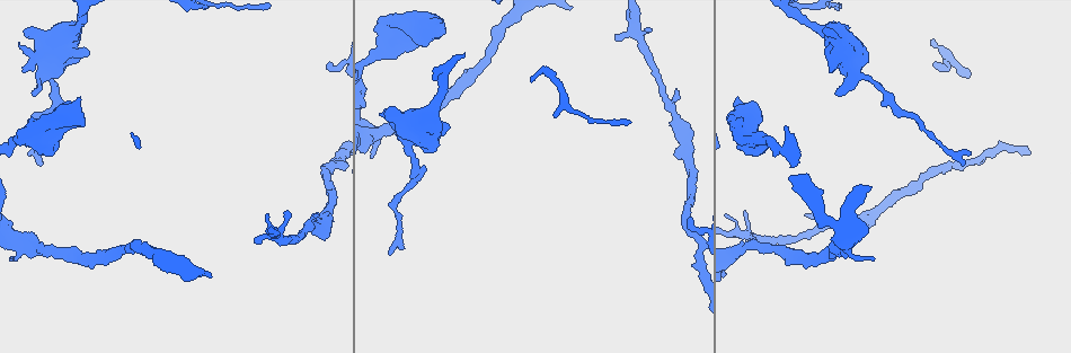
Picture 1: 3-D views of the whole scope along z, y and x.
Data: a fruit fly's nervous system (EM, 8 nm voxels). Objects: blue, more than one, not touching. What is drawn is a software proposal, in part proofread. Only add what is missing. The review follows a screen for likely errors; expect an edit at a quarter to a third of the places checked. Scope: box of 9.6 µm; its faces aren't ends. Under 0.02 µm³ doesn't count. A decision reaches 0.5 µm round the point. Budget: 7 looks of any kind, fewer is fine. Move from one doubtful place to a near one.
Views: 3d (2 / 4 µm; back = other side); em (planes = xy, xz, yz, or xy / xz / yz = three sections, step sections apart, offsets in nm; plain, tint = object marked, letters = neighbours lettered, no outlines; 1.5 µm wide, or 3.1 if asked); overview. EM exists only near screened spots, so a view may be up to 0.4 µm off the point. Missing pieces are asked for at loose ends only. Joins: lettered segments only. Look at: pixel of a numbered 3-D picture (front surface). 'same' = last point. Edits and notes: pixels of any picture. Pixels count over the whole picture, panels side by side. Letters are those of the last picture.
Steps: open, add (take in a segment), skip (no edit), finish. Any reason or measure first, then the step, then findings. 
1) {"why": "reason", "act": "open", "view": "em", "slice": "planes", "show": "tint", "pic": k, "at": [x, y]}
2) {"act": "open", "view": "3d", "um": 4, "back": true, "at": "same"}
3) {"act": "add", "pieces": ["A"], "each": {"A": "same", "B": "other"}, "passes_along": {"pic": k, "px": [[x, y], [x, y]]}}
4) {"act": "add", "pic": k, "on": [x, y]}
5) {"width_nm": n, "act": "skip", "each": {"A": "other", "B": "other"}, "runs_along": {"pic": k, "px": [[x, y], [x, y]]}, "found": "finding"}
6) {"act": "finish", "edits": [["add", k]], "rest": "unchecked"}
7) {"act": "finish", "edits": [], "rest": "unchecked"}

{"why": "an open end", "act": "open", "view": "em", "slice": "xy", "step": 4, "show": "tint", "pic": 1, "at": [289, 211]}

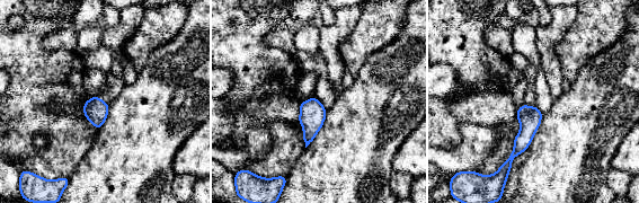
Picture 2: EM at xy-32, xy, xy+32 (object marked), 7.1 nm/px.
{"why": "another direction", "act": "open", "view": "em", "slice": "planes", "show": "letters", "at": "same"}

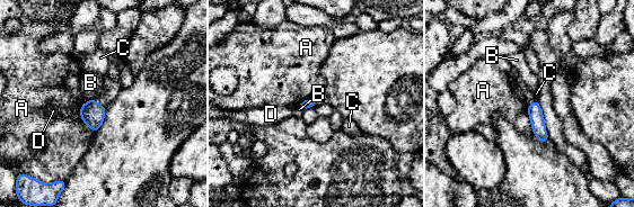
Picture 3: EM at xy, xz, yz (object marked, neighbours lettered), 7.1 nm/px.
{"act": "skip", "each": {"A": "other", "B": "other", "C": "other", "D": "other"}, "border": {"pic": 3, "px": [[317, 105], [314, 108]]}, "found": "none of them fits"}

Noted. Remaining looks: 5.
{"why": "branch stops here", "act": "open", "view": "em", "slice": "planes", "show": "letters", "pic": 1, "at": [26, 129]}

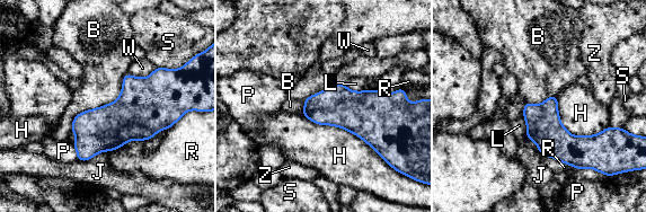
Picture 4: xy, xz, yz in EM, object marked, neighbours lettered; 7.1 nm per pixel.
{"longest_contact_nm": ["H", 700], "act": "skip", "each": {"B": "other", "H": "other", "J": "other", "L": "other", "P": "other", "R": "other", "S": "other", "W": "other", "Z": "other"}, "border": {"pic": 4, "px": [[126, 72], [71, 131]]}, "found": "none of them fits"}

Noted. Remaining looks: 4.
{"why": "an open end", "act": "open", "view": "3d", "um": 4, "pic": 1, "at": [402, 248]}

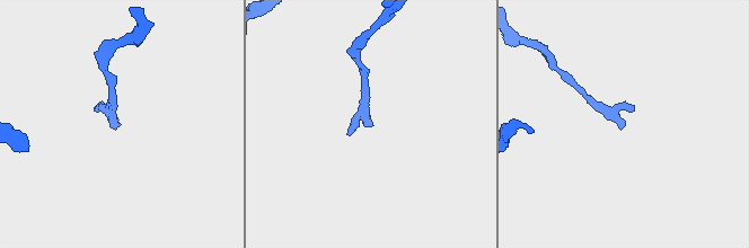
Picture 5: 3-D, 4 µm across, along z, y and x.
{"why": "now the EM", "act": "open", "view": "em", "slice": "yz", "step": 4, "show": "tint", "pic": 5, "at": [369, 122]}

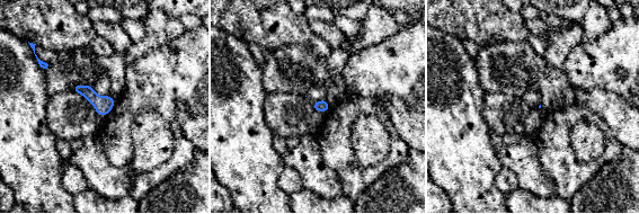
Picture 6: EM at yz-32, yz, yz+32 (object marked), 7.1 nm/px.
{"why": "another direction", "act": "open", "view": "em", "slice": "planes", "show": "letters", "at": "same"}

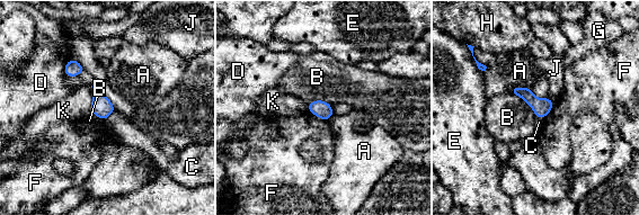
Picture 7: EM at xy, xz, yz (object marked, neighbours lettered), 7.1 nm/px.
{"longest_contact_nm": ["B", 240], "act": "skip", "each": {"A": "other", "B": "other", "C": "other", "D": "other", "E": "other", "F": "other", "G": "other", "H": "other", "J": "other", "K": "other"}, "border": {"pic": 7, "px": [[512, 92], [520, 96], [535, 116]]}, "found": "no lettered segment goes on from it"}

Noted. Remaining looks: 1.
{"act": "finish", "edits": [], "rest": "unchecked"}

